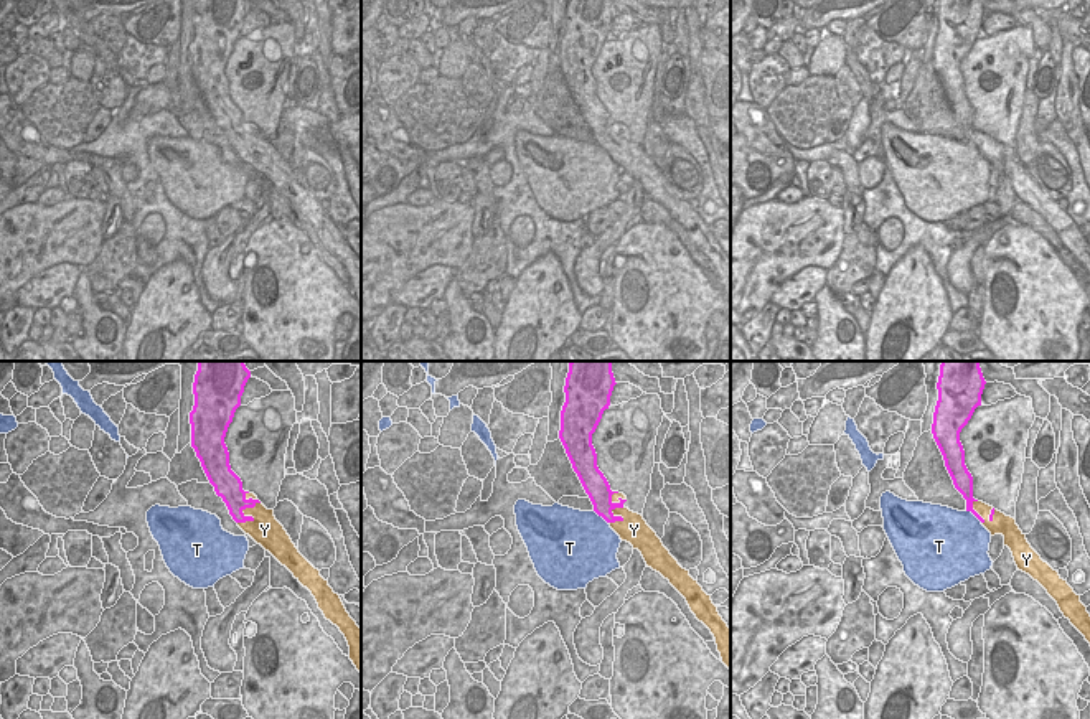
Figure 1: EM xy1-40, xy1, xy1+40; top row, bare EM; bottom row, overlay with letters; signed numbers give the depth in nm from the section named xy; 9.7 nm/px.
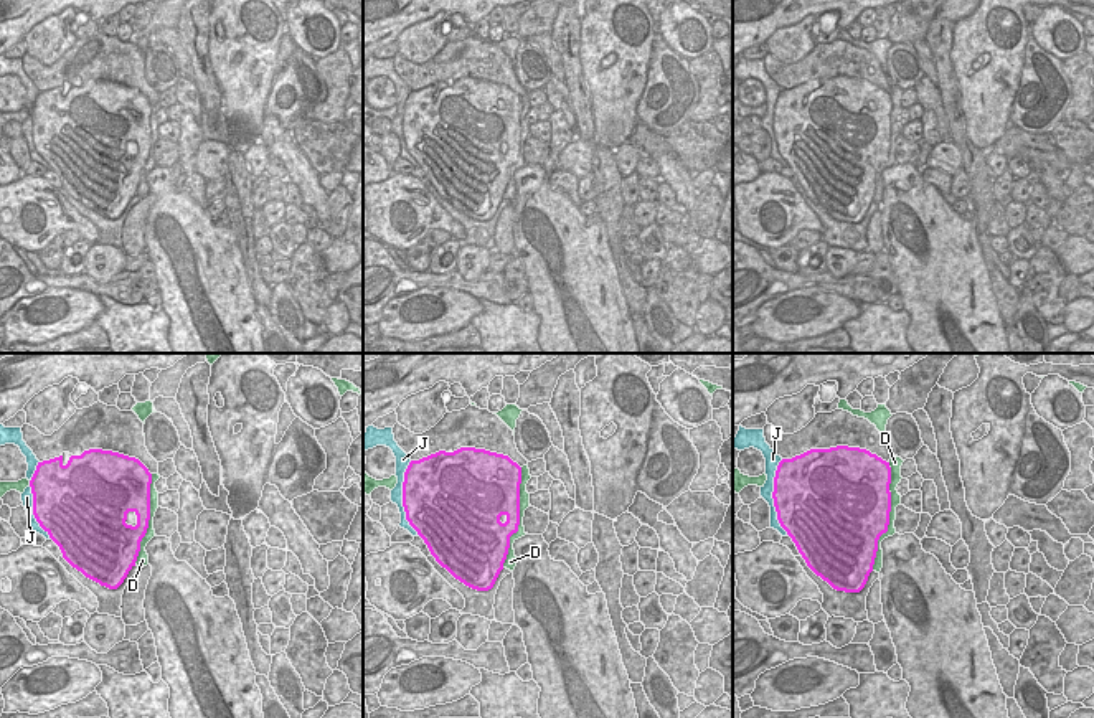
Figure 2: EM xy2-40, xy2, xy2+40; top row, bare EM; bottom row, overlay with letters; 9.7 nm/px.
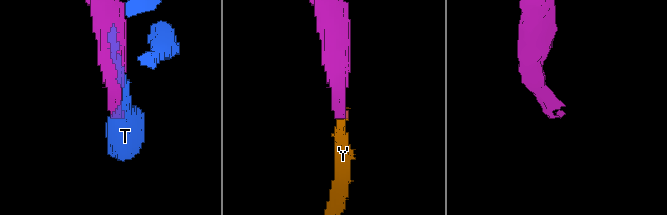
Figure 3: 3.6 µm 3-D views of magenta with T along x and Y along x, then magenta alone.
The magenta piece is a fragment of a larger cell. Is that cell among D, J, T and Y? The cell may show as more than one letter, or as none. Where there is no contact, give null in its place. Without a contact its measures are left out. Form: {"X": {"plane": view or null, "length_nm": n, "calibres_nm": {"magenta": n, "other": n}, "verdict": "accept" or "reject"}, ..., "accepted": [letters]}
{"D": {"plane": "xy2+40", "length_nm": 1050, "calibres_nm": {"magenta": 500, "other": 100}, "verdict": "reject"}, "J": {"plane": "xy2", "length_nm": 750, "calibres_nm": {"magenta": 500, "other": 130}, "verdict": "reject"}, "T": {"plane": "xy1+40", "length_nm": 200, "calibres_nm": {"magenta": 120, "other": 480}, "verdict": "reject"}, "Y": {"plane": "xy1-40", "length_nm": 340, "calibres_nm": {"magenta": 240, "other": 240}, "verdict": "accept"}, "accepted": ["Y"]}

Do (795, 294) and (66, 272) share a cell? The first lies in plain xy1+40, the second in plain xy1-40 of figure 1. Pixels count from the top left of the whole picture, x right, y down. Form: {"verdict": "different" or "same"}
{"verdict": "same"}

